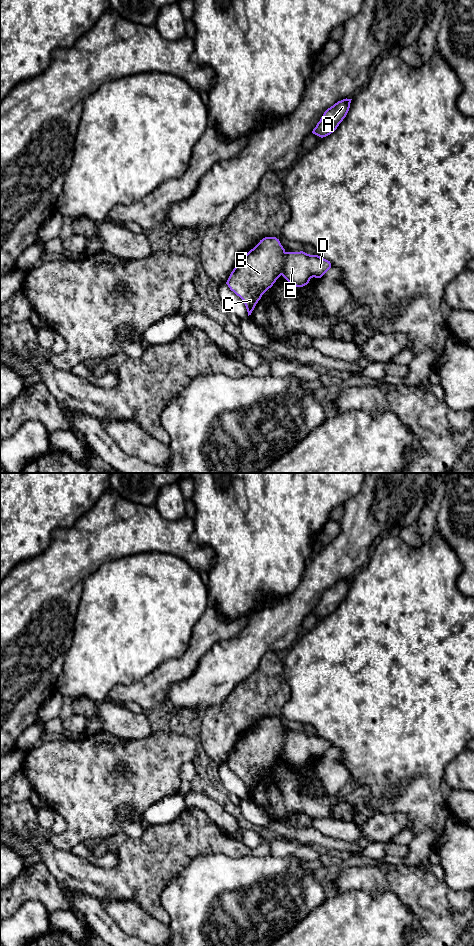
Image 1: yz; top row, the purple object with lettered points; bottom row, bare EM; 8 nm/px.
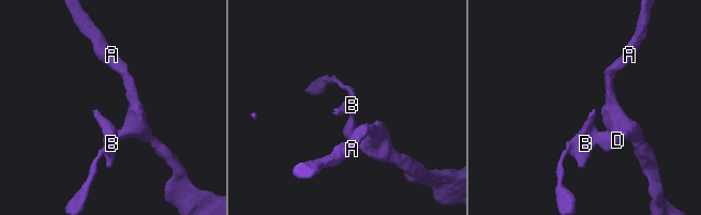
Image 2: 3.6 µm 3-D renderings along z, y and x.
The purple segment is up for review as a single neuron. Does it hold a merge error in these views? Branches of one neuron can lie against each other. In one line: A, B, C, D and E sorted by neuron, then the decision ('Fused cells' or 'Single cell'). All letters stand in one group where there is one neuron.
Groups: A D E / B C. Fused cells

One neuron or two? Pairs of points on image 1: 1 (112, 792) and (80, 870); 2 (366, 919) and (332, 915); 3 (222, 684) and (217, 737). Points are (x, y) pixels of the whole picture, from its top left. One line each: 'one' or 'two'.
1: two
2: one
3: two

